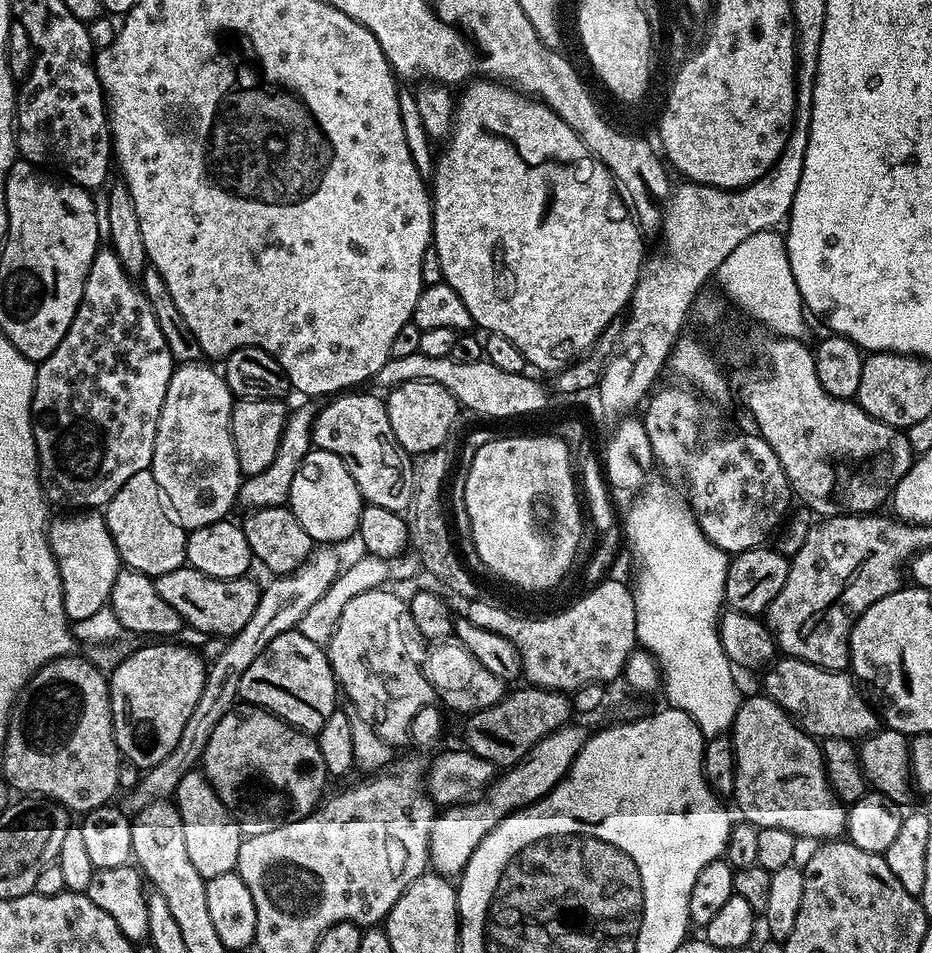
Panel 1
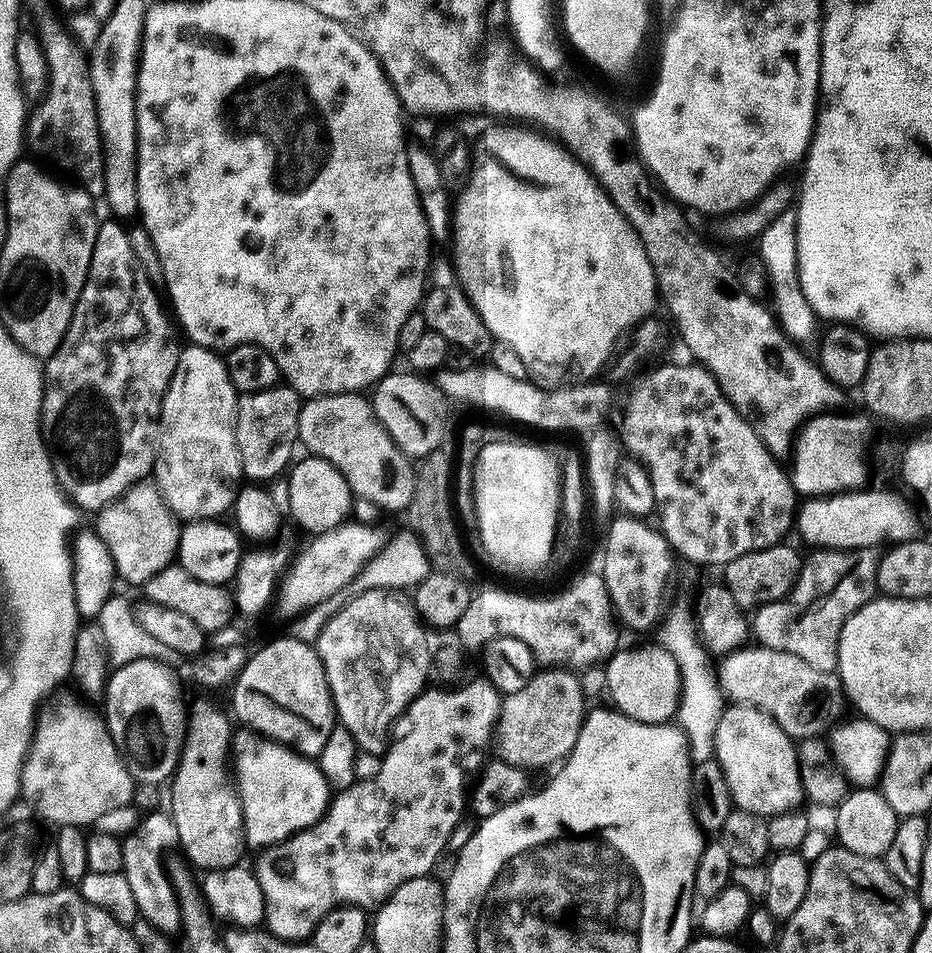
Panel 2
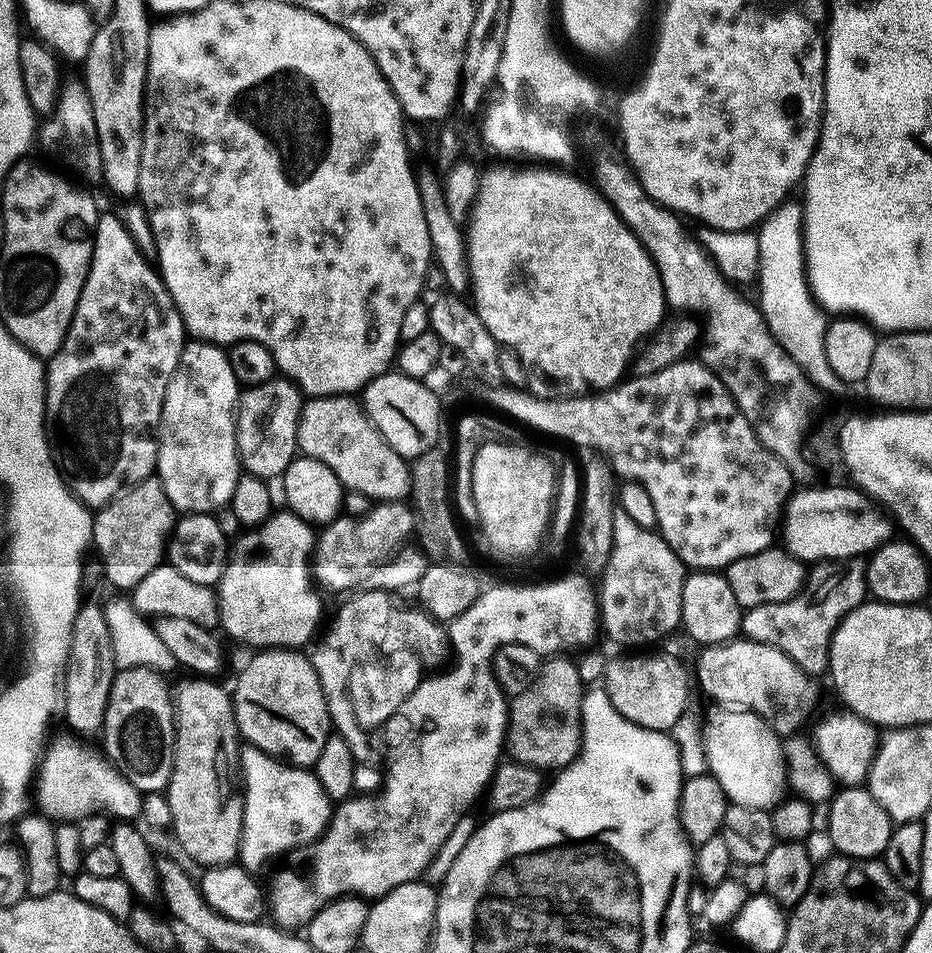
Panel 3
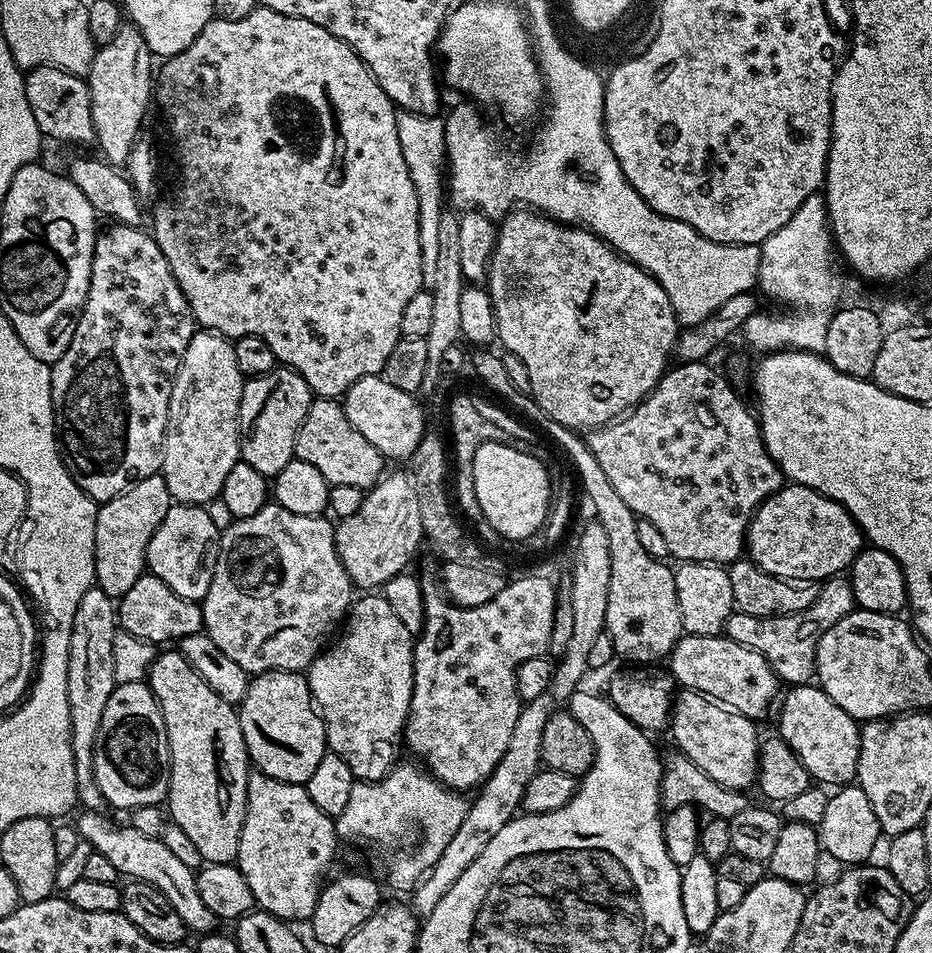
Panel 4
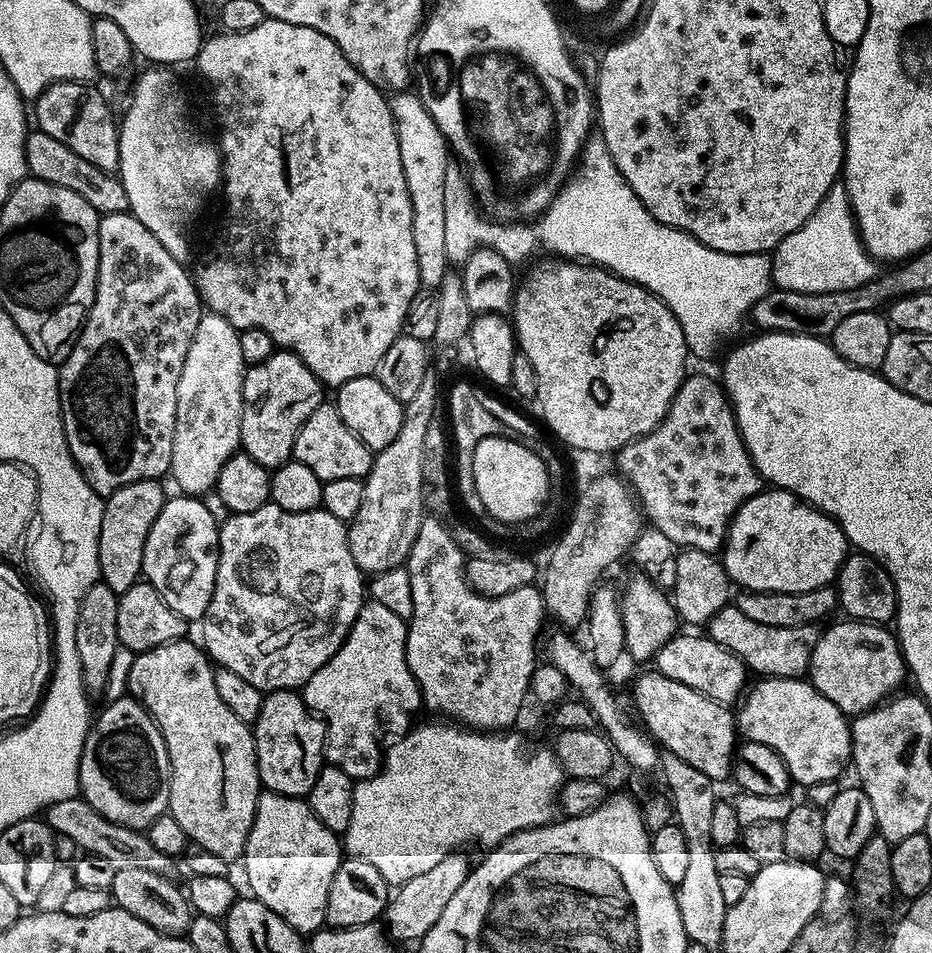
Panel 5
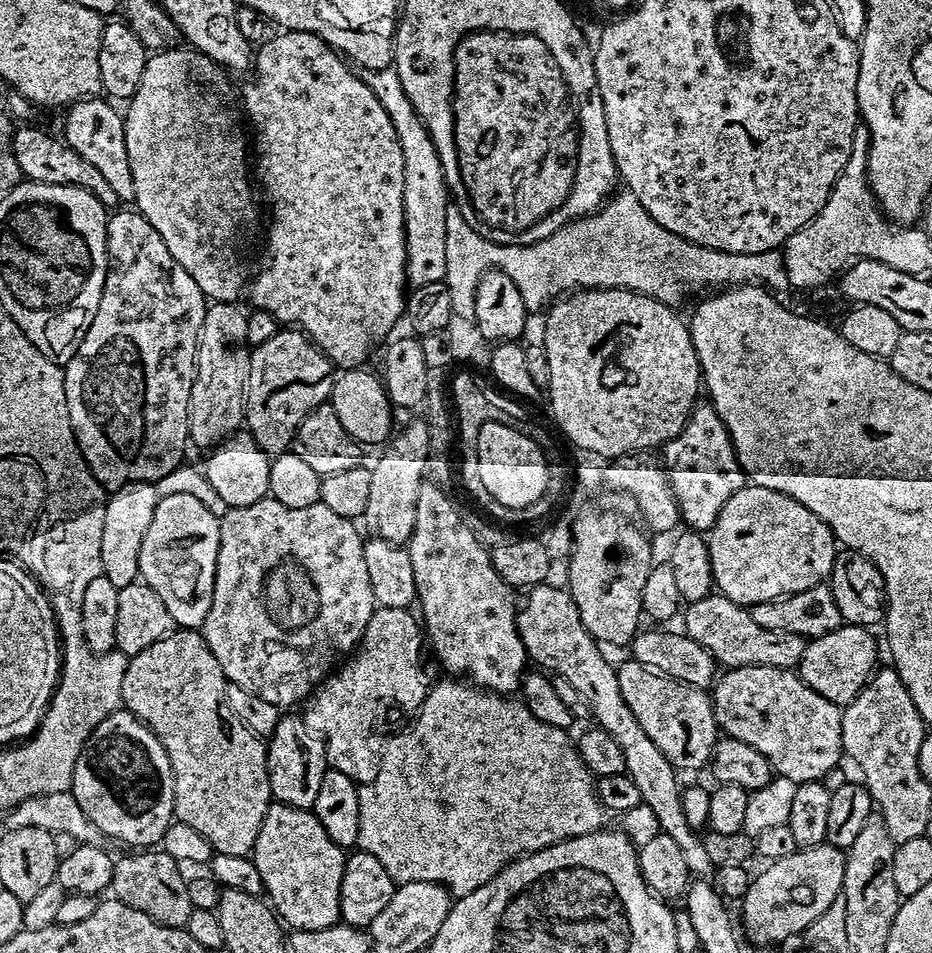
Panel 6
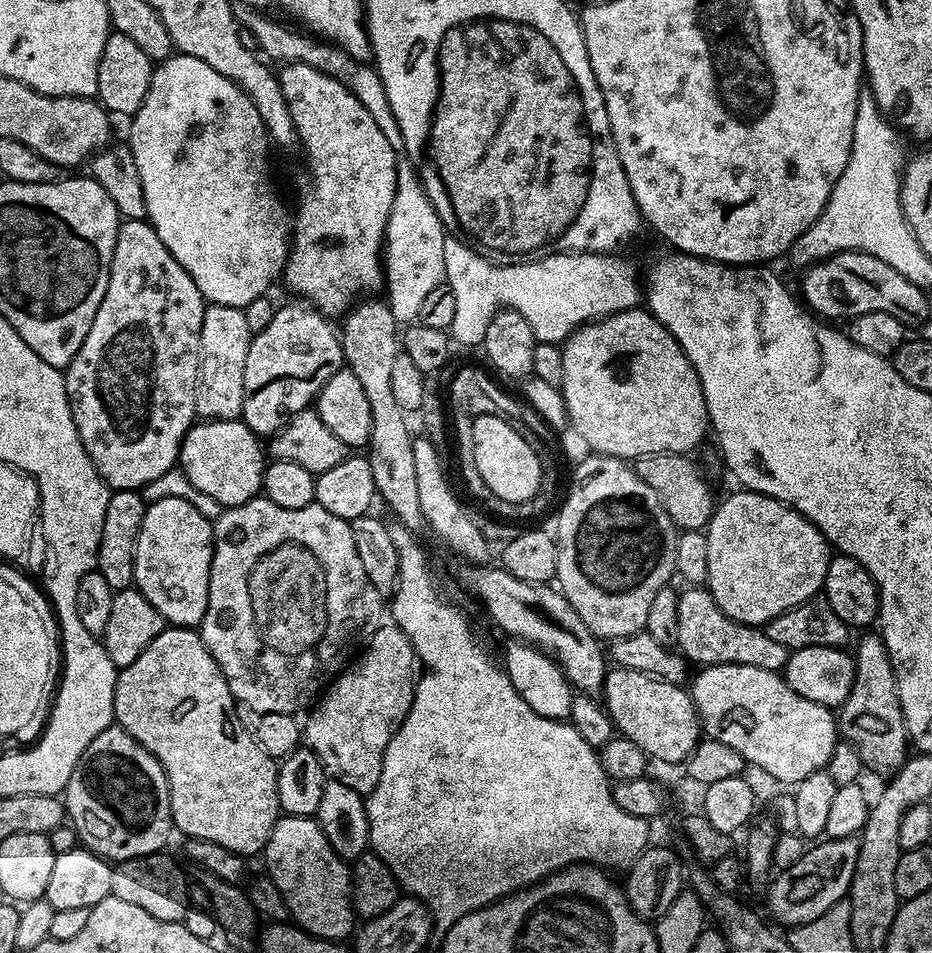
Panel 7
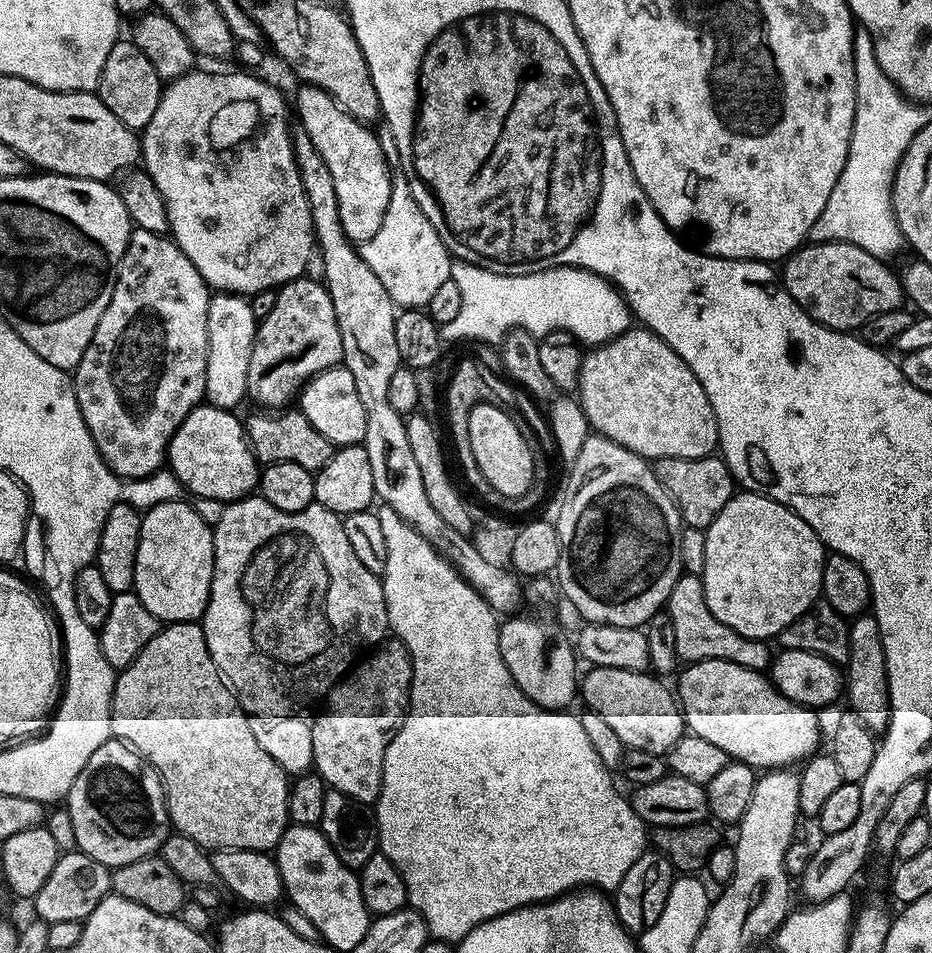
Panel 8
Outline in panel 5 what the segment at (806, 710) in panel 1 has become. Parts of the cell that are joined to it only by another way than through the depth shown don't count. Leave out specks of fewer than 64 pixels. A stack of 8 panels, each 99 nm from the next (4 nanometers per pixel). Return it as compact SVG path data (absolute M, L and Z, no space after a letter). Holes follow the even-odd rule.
M683 634L672 636L657 651L654 668L659 675L670 678L674 682L682 682L682 686L690 686L690 690L698 690L703 696L708 696L725 706L732 706L732 703L735 705L741 699L750 680L750 673L744 667L744 663L734 654L730 654L730 650L718 646L716 642L708 639L704 634L700 634L700 636L683 636Z

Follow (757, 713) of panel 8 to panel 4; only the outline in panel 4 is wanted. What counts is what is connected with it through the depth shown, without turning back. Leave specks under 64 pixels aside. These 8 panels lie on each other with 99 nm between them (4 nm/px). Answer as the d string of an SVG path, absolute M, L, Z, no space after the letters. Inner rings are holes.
M798 684L787 691L783 693L784 705L780 708L780 739L787 742L794 754L798 754L813 781L824 786L851 785L858 770L861 725L818 686Z

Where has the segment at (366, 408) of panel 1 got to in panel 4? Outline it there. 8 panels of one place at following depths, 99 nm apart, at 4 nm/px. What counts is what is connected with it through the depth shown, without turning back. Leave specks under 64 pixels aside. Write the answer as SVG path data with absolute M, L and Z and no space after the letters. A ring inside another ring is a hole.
M336 398L313 399L310 410L302 422L296 435L295 459L310 462L326 478L328 485L358 486L369 490L385 475L386 457L381 454L354 426L350 426L350 418L346 418L344 405Z

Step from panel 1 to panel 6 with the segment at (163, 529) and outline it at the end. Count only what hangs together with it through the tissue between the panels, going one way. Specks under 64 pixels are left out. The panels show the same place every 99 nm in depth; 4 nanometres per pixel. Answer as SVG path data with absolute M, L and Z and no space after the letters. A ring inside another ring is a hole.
M130 482L115 489L105 499L106 518L102 518L102 575L110 578L118 589L137 583L140 574L142 538L154 519L161 495L152 482Z

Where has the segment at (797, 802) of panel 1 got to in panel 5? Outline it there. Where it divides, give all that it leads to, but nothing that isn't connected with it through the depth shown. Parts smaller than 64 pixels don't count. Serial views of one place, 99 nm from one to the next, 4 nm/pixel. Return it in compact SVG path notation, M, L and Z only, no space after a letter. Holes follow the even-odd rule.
M652 670L637 678L632 688L632 700L640 715L639 723L657 745L672 751L712 781L729 779L734 749L738 744L738 720L733 713L732 716L728 713L731 711L725 705Z

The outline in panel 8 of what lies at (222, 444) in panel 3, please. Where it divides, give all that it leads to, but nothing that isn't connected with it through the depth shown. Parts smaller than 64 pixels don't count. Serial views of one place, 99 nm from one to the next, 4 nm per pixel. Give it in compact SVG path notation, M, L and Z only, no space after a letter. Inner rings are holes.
M217 291L209 295L208 313L206 314L206 330L208 331L208 357L206 358L206 390L204 395L207 403L215 408L239 409L240 403L245 403L248 395L246 378L250 370L250 354L256 341L258 317L252 309L252 301L247 296L241 296L234 292Z

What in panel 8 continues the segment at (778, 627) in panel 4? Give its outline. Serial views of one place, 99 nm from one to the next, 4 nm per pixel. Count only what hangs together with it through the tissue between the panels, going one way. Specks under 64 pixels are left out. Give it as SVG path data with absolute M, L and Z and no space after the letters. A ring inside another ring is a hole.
M680 575L674 590L670 590L666 613L674 626L675 645L681 661L725 660L755 672L764 672L771 665L773 653L768 652L769 645L765 641L742 638L742 634L730 630L730 626L718 622L718 618L710 614L704 601L704 582L699 575Z

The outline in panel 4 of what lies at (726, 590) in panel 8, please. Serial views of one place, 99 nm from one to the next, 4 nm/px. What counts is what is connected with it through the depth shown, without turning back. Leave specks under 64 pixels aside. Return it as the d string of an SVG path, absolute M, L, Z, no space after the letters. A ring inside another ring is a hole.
M788 482L781 487L780 491L766 497L756 509L756 513L752 515L752 520L748 523L746 552L752 563L771 576L777 576L783 580L823 582L851 569L854 558L865 544L864 533L841 504L806 486Z

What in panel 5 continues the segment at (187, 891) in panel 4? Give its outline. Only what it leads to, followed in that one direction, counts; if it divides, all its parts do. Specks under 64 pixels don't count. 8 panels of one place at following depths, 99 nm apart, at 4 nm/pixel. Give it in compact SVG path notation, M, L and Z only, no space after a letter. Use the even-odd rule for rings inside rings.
M79 795L51 804L46 810L46 823L53 833L69 837L81 853L98 854L98 858L106 859L106 862L110 862L116 870L138 868L138 870L151 870L155 873L171 873L173 859L155 849L145 833L118 826L102 818L98 810L94 810Z

